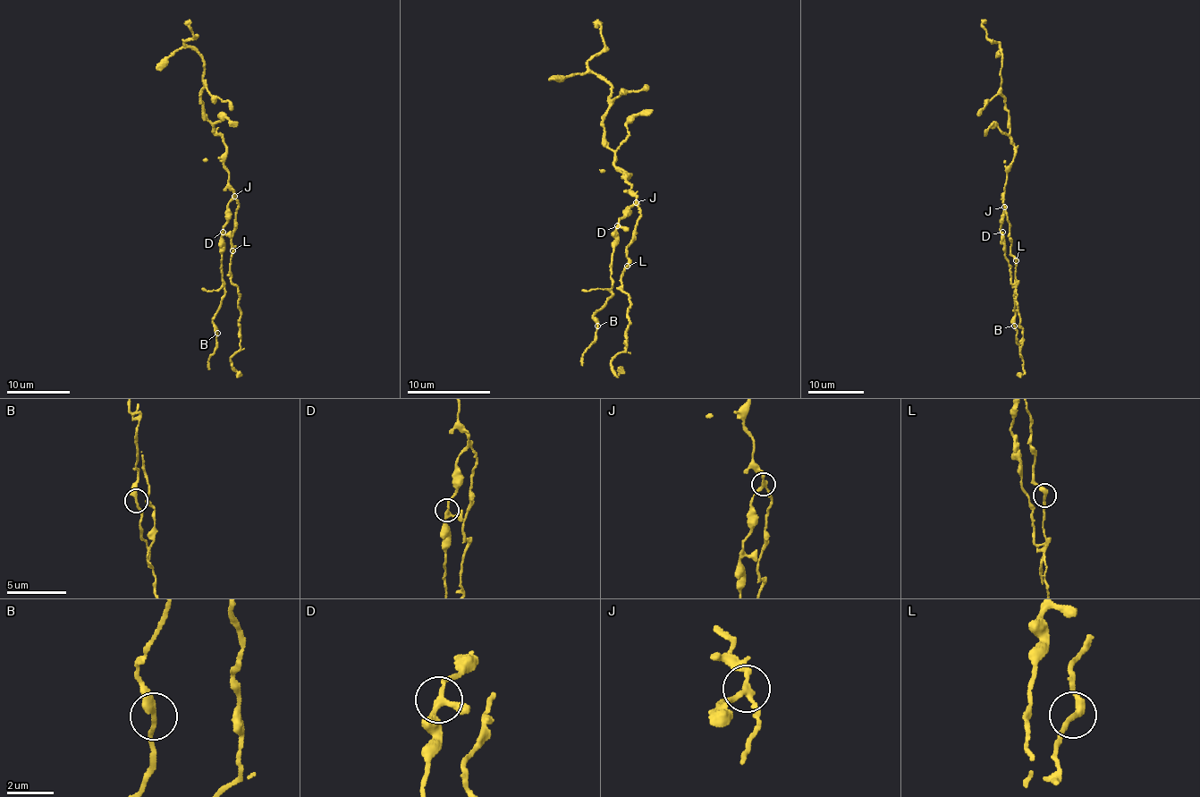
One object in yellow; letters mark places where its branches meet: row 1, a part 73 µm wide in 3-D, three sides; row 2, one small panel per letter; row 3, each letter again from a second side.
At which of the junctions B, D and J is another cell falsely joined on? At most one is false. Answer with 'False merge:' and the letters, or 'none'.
False merge: J

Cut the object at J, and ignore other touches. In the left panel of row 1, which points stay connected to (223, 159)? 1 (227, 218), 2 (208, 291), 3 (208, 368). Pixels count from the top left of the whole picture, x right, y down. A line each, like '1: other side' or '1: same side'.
1: same side
2: same side
3: same side

